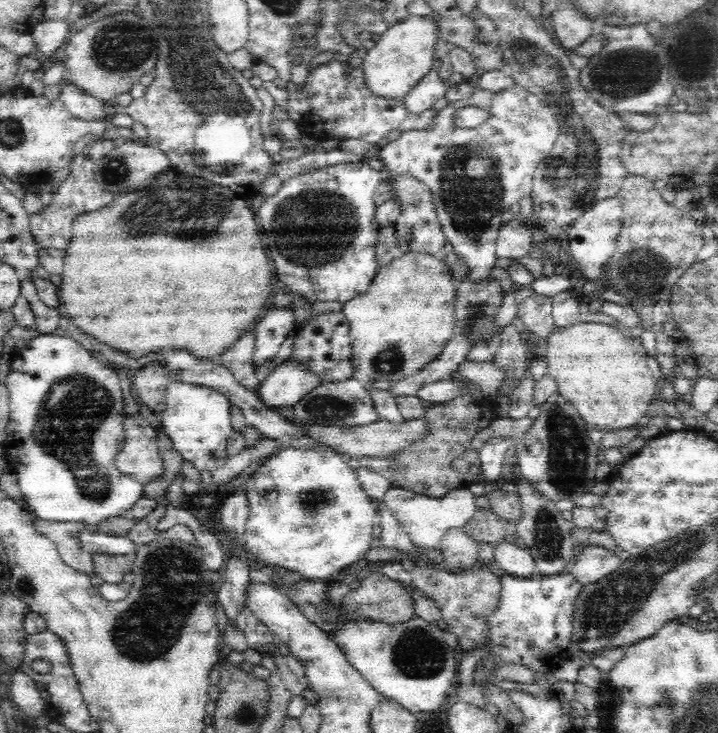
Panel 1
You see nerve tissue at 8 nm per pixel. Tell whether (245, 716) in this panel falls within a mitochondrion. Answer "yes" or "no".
yes

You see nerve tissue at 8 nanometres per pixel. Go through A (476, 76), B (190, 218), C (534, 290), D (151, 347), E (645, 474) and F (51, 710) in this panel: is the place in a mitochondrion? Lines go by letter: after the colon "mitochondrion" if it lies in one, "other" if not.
A: other
B: mitochondrion
C: other
D: other
E: other
F: other

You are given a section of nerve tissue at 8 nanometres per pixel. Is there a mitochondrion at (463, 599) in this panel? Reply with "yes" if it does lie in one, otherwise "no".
no

